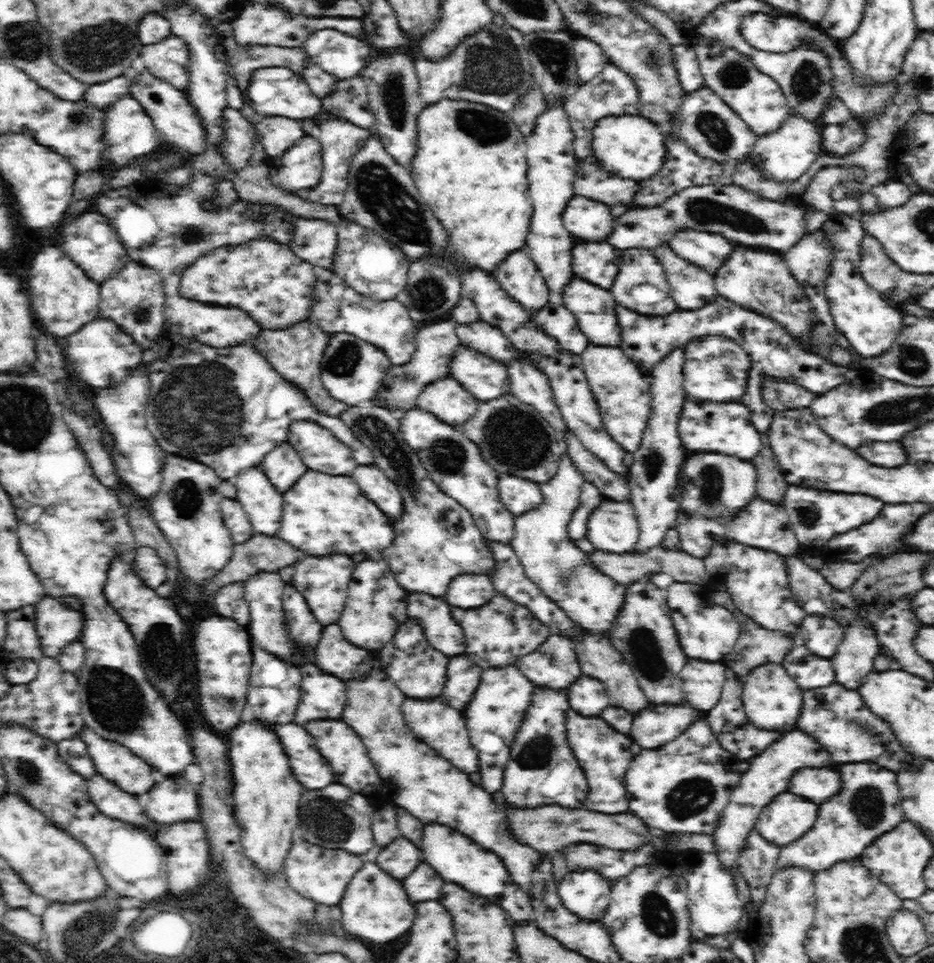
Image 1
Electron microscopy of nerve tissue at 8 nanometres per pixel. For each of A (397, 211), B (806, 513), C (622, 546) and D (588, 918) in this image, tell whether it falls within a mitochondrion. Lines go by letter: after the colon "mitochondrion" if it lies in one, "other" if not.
A: mitochondrion
B: mitochondrion
C: other
D: other

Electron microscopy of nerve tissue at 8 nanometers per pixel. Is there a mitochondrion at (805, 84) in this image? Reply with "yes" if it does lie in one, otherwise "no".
yes

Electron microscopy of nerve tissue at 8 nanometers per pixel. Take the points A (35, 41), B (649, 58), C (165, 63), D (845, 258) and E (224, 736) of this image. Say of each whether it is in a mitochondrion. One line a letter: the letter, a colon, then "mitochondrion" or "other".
A: mitochondrion
B: mitochondrion
C: other
D: mitochondrion
E: other

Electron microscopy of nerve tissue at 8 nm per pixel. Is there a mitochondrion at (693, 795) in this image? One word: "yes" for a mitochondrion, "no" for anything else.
yes

